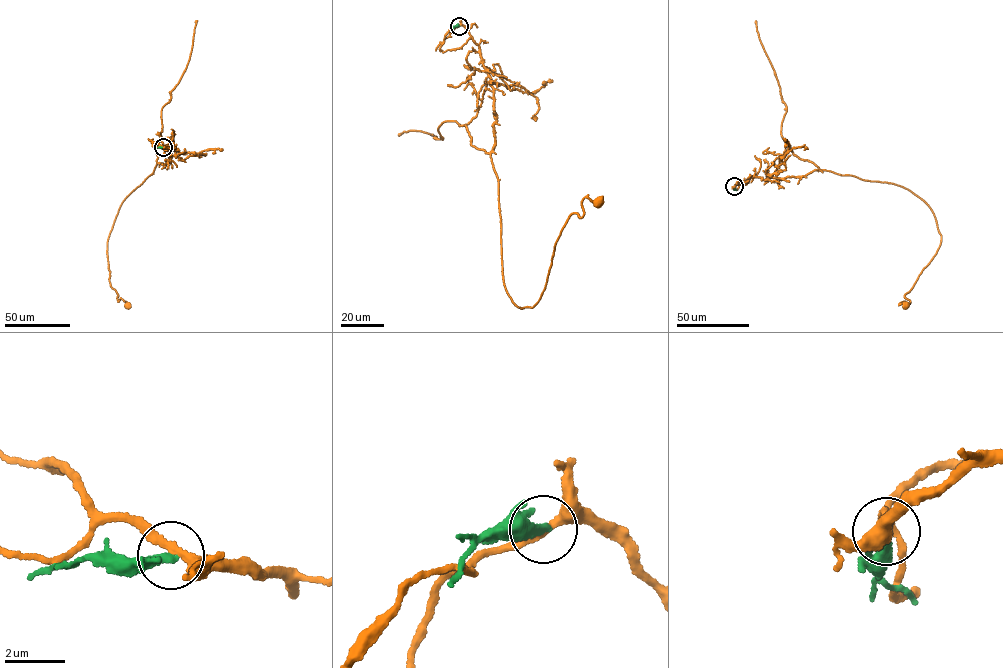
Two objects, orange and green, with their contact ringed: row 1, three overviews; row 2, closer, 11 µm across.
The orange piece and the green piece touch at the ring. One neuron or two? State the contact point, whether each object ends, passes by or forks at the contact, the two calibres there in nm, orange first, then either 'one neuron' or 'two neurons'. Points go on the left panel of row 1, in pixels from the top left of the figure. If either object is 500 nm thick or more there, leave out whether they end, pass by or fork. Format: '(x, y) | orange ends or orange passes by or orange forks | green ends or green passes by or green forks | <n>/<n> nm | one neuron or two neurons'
(163, 147) | orange passes by | green ends | 260/320 nm | two neurons

